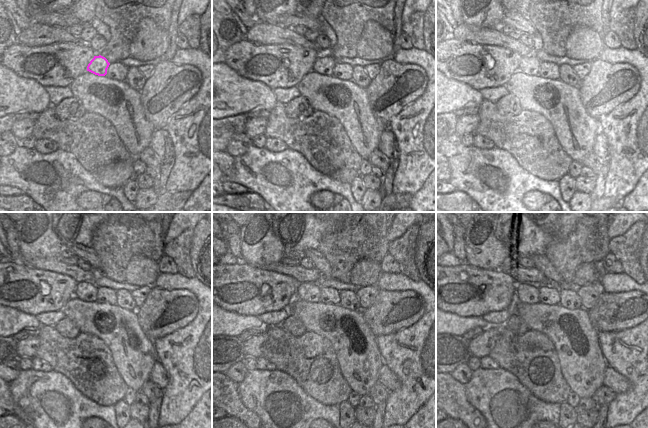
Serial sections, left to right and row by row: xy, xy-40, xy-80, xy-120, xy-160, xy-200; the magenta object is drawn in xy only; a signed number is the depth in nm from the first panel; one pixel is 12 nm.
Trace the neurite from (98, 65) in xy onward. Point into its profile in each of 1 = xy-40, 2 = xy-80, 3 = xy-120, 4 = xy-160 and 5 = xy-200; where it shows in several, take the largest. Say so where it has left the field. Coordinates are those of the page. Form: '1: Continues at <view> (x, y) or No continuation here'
1: Continues at xy-40 (323, 65)
2: Continues at xy-80 (531, 66)
3: Continues at xy-120 (86, 291)
4: Continues at xy-160 (309, 292)
5: Continues at xy-200 (528, 294)

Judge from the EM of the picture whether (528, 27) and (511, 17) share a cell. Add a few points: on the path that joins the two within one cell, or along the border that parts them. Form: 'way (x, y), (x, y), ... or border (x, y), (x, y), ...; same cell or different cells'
way (524, 25), (515, 21); same cell

